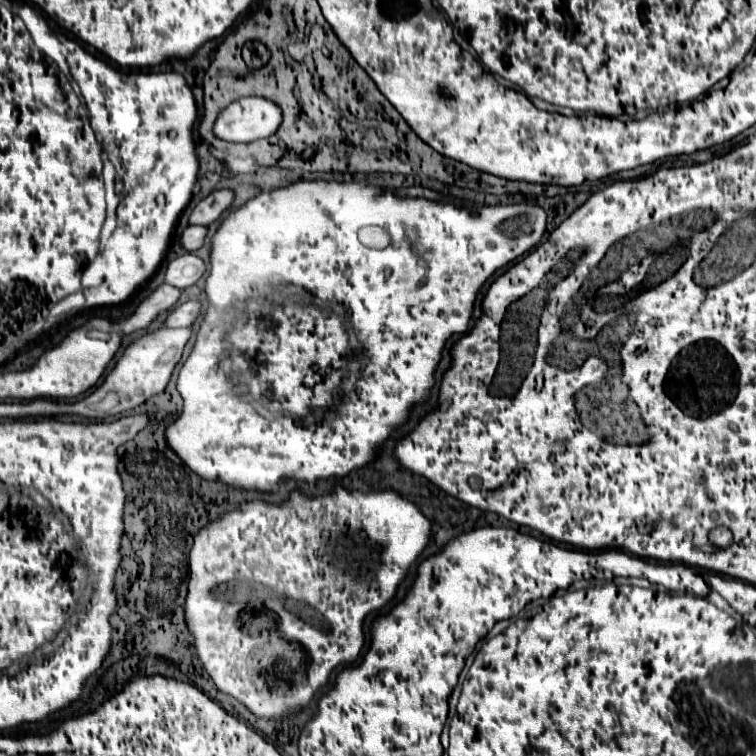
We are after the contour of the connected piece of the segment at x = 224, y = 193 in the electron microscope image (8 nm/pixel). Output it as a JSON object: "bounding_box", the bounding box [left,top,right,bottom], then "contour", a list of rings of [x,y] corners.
{"bounding_box":[189,189,235,225],"contour":[[[231,189],[213,191],[203,201],[199,201],[199,205],[189,217],[189,223],[191,225],[211,225],[223,215],[223,211],[227,211],[233,205],[233,199],[235,199],[235,193]]]}

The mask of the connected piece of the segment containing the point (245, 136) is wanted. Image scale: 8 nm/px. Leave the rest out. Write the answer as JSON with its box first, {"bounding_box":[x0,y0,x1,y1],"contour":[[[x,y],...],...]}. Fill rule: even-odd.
{"bounding_box":[215,97,283,143],"contour":[[[241,97],[215,121],[215,135],[233,143],[251,143],[271,137],[283,123],[281,107],[265,97]]]}

